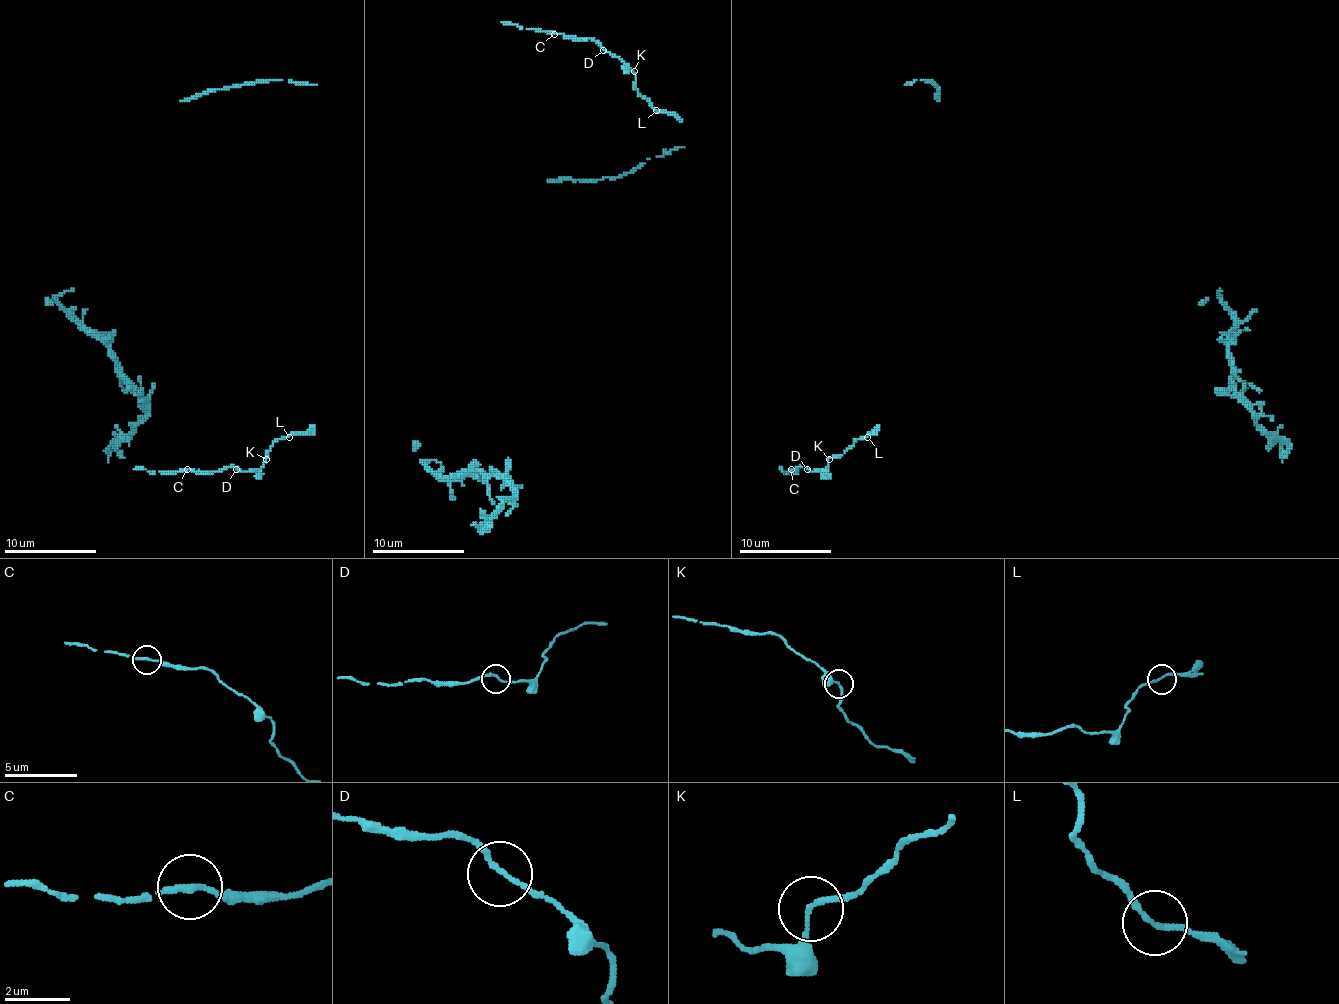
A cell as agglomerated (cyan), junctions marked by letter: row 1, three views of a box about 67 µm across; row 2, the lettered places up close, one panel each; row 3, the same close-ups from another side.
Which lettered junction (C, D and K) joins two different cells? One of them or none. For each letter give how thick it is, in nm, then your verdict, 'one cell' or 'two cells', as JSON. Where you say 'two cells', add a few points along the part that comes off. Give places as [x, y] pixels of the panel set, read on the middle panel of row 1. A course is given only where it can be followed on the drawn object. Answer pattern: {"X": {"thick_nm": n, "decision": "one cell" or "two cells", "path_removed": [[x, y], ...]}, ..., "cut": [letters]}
{"C": {"thick_nm": 170, "decision": "one cell"}, "D": {"thick_nm": 140, "decision": "one cell"}, "K": {"thick_nm": 140, "decision": "one cell"}, "cut": []}

